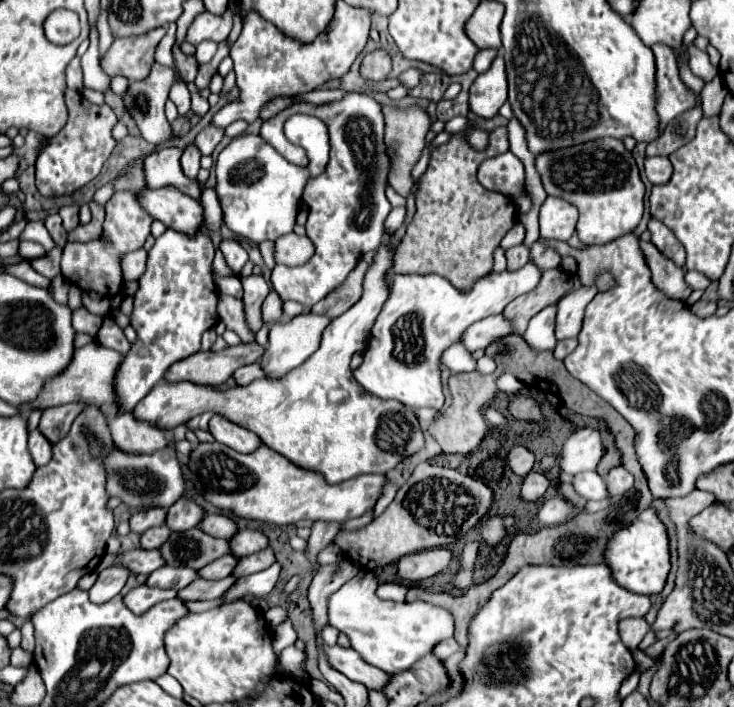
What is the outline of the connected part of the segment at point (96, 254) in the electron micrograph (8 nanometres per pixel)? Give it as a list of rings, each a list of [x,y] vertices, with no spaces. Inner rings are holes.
[[[116,191],[110,201],[106,203],[106,221],[102,225],[102,237],[92,239],[88,243],[68,243],[62,253],[60,269],[62,275],[76,287],[82,287],[86,291],[96,291],[98,295],[112,297],[122,291],[122,271],[120,271],[120,259],[122,255],[136,251],[144,245],[144,241],[150,235],[152,217],[144,213],[144,207],[140,205],[134,191]]]

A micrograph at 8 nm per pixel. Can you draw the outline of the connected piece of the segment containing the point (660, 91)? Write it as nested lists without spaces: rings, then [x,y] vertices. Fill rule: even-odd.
[[[652,45],[656,57],[656,113],[658,113],[658,131],[664,133],[664,127],[686,109],[694,107],[700,99],[684,87],[674,51],[664,45]]]

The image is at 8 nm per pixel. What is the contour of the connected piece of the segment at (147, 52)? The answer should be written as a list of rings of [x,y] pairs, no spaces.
[[[160,27],[160,29],[152,29],[152,33],[144,33],[144,37],[114,39],[108,55],[102,61],[102,69],[110,77],[122,75],[128,81],[146,79],[154,65],[156,47],[164,35],[166,35],[166,27]]]

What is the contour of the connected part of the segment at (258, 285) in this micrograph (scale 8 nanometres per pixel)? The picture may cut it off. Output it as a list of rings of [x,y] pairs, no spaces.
[[[248,275],[248,277],[240,277],[242,287],[244,287],[244,295],[242,295],[242,303],[244,303],[244,313],[246,313],[246,323],[250,327],[250,331],[256,335],[264,321],[262,321],[262,303],[270,291],[266,279],[262,275]]]

